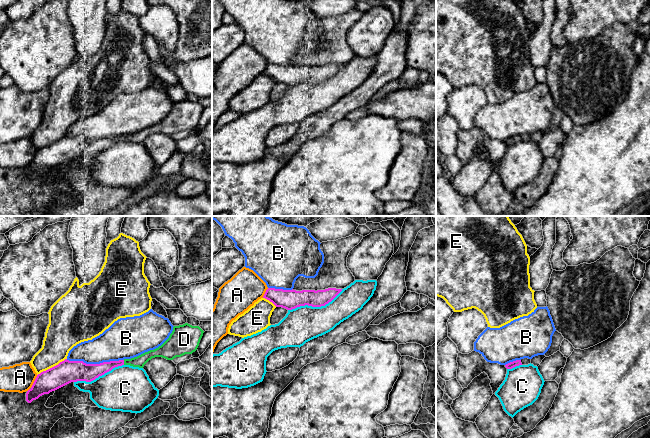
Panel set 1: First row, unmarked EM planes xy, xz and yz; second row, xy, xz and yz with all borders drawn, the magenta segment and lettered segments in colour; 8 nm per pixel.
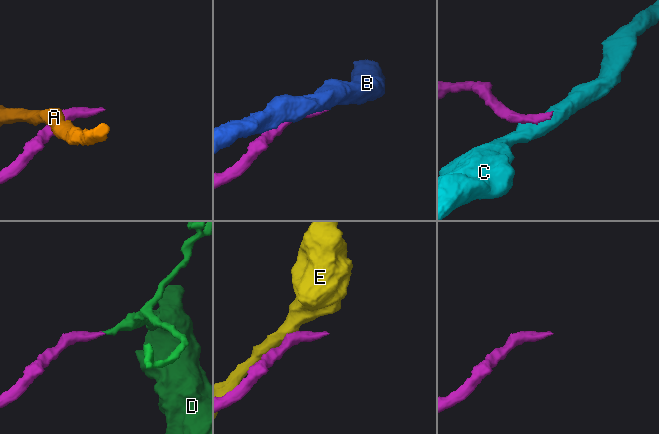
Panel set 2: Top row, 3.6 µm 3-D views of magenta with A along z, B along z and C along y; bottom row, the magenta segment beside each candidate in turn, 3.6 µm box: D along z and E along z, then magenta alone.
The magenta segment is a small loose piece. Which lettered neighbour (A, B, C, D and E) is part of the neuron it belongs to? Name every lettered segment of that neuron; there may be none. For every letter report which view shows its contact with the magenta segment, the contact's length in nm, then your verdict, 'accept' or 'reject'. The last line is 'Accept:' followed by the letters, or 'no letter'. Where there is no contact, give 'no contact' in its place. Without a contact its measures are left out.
A: xy | 160 nm | reject
B: xy | 460 nm | reject
C: xz | 480 nm | reject
D: xy | 40 nm | accept
E: xy | 280 nm | reject
Accept: D

